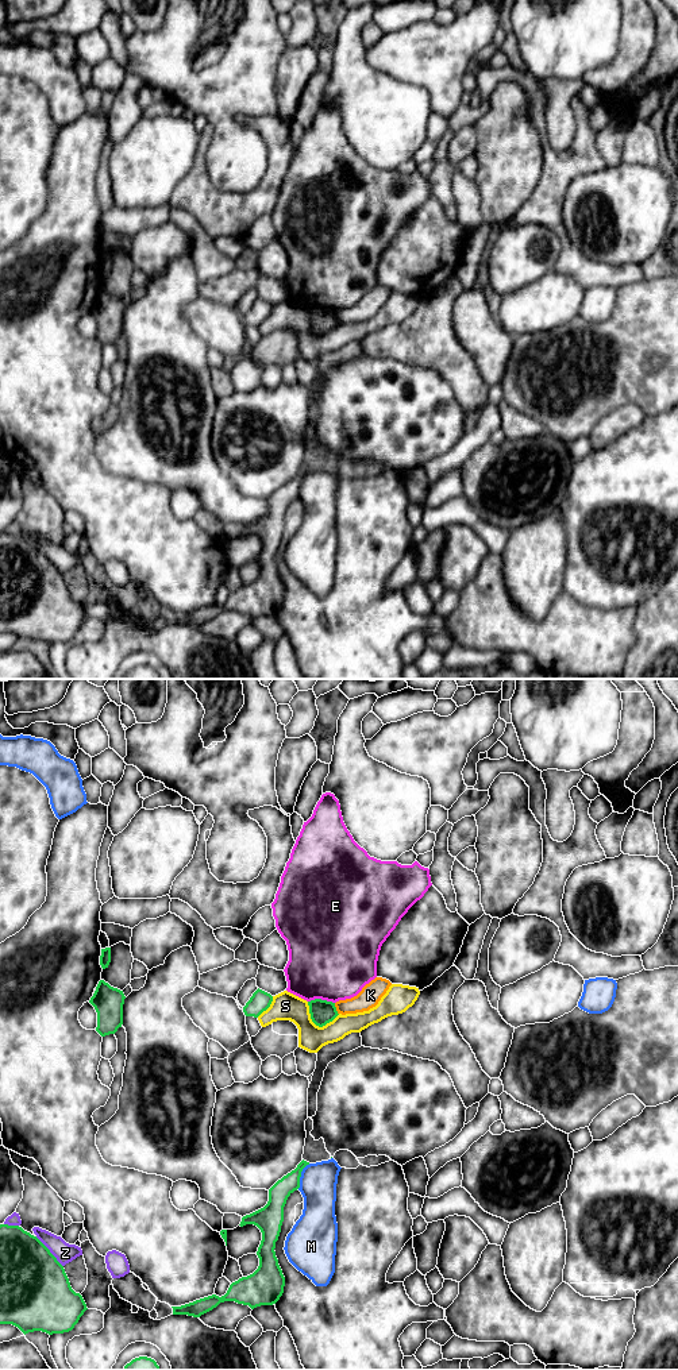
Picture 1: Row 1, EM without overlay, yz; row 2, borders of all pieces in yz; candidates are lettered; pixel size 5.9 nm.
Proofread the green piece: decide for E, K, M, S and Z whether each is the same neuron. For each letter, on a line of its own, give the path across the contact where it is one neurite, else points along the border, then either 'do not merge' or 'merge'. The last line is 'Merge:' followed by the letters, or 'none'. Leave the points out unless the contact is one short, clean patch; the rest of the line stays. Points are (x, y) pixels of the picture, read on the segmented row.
E: do not merge
K: border yz (334, 1003), (338, 1014); do not merge
M: do not merge
S: do not merge
Z: do not merge
Merge: none

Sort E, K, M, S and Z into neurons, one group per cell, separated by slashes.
E / K / M / S / Z

